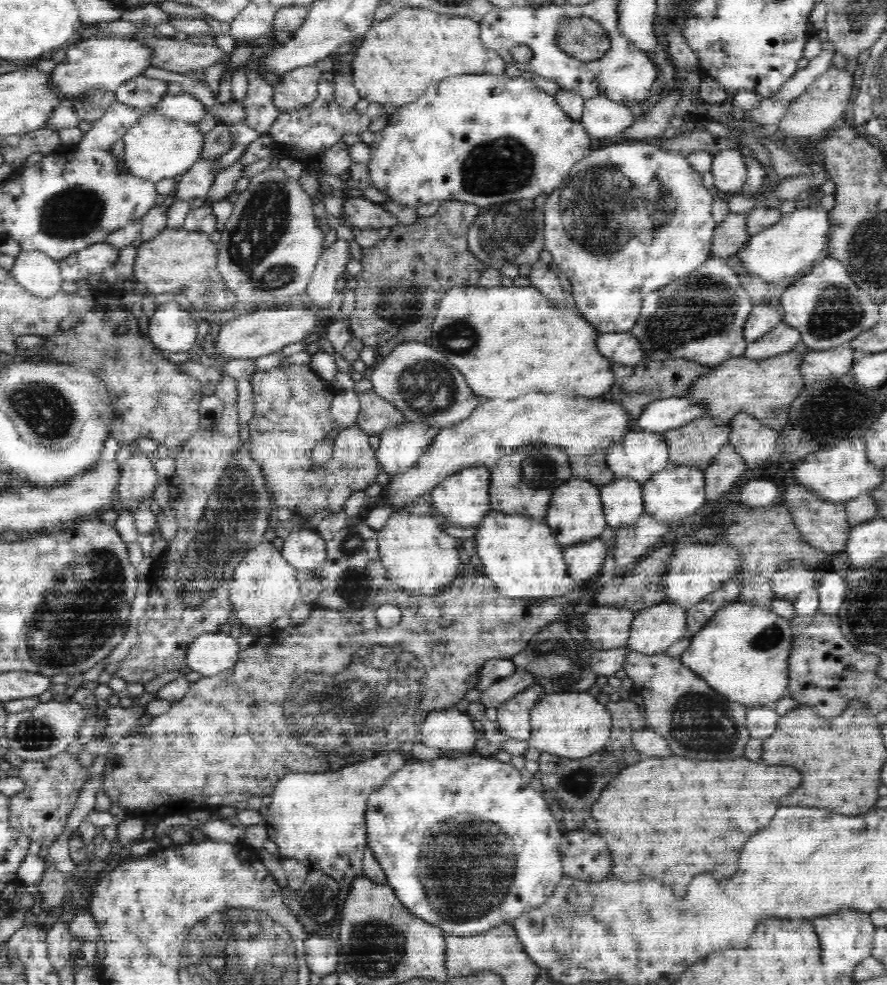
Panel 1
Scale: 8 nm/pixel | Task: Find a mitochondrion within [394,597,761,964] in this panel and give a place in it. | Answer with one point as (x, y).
(462, 879)

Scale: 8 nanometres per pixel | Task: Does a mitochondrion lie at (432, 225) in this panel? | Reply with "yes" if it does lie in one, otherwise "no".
no

